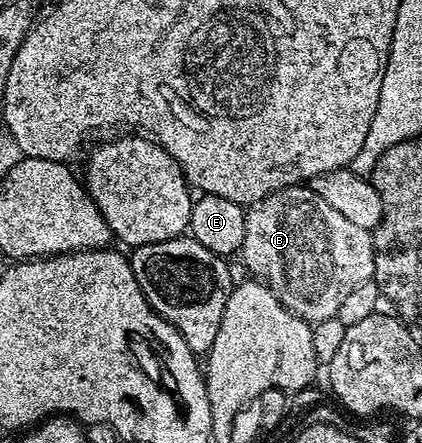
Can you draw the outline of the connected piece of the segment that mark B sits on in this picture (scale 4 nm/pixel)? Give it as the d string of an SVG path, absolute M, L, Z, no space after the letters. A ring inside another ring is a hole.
M297 186L283 188L271 192L266 198L251 205L245 211L246 238L242 242L238 256L244 259L255 279L264 281L295 316L302 317L309 324L317 324L323 320L335 320L338 306L362 282L373 279L376 275L376 246L372 243L372 232L362 226L354 226L334 206L322 202L318 194L312 192L311 187Z

